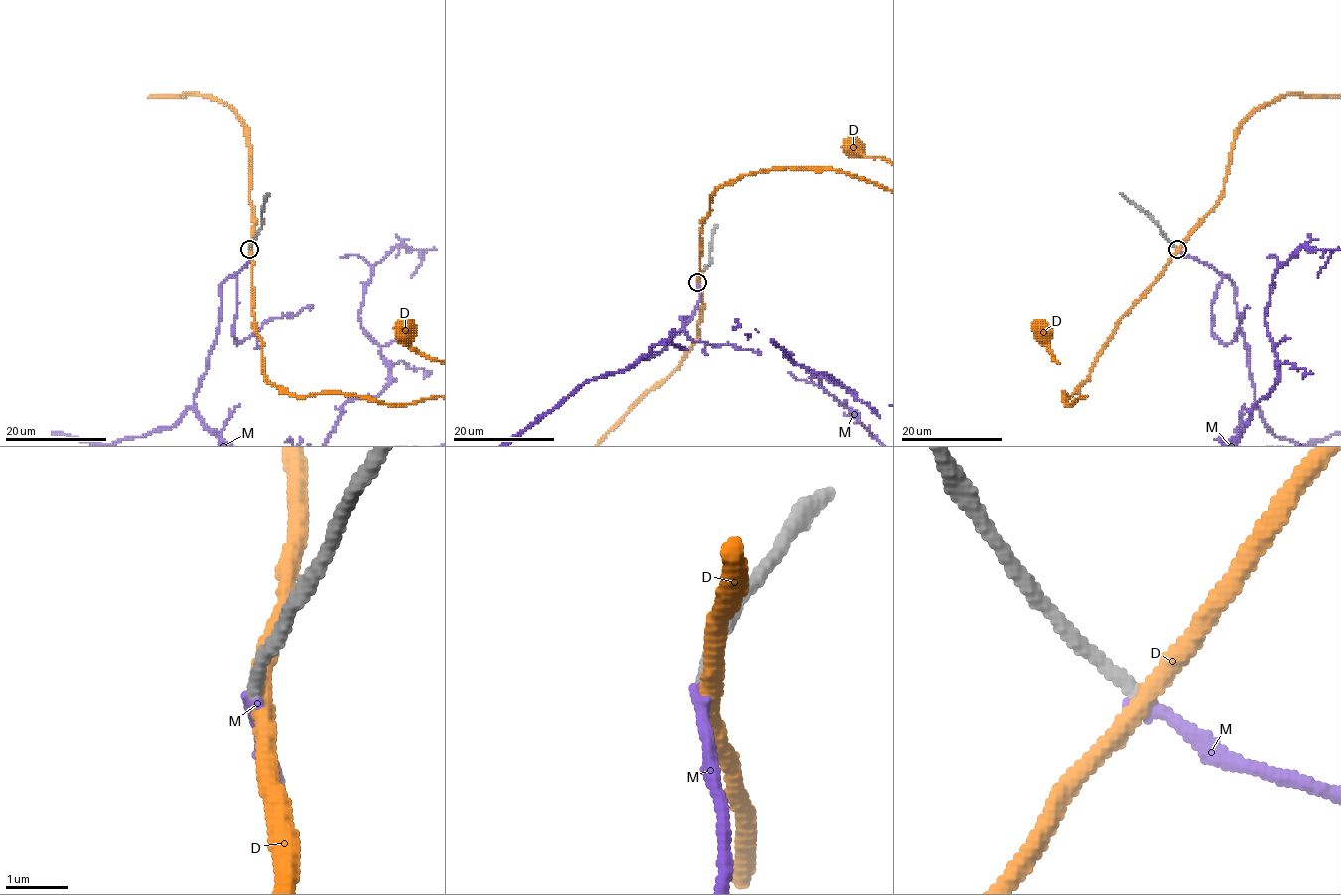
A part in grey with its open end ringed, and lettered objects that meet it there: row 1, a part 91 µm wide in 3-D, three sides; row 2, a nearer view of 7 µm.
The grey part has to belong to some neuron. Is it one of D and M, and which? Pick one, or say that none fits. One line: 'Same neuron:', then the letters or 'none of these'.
Same neuron: M

